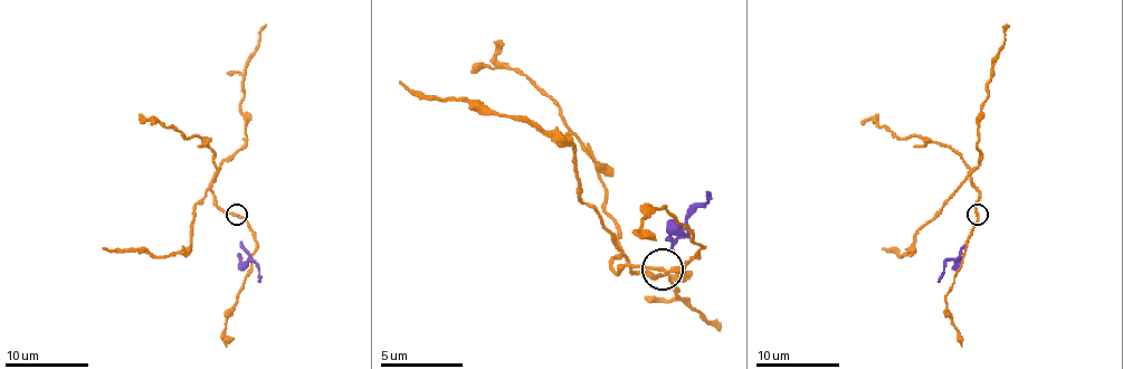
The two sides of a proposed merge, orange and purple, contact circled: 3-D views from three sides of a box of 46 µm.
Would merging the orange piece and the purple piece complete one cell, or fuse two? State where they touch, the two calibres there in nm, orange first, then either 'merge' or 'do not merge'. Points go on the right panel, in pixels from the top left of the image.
place (977, 215); calibres 180 and 30 nm; do not merge

